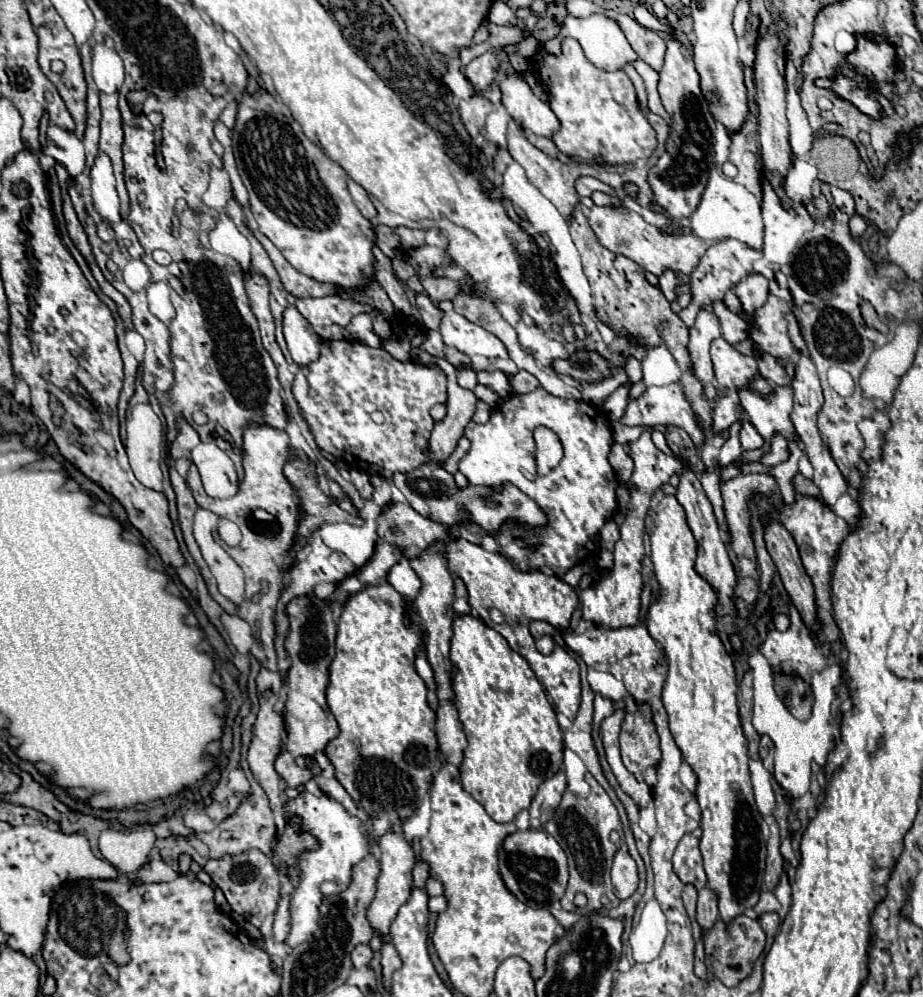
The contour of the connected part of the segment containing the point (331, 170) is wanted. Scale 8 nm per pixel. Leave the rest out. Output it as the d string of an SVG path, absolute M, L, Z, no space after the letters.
M263 92L259 98L245 94L243 102L239 102L237 124L231 132L231 142L241 180L249 192L253 218L257 220L259 230L283 252L287 262L317 282L329 282L351 290L369 286L375 274L373 246L377 236L373 224L363 218L363 214L353 204L347 190L345 170L325 156L325 152L303 134L289 108L267 92Z

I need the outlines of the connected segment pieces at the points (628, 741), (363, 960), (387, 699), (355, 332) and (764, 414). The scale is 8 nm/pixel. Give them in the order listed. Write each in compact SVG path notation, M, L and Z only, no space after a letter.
M629 700L627 706L631 706L631 710L627 710L621 726L623 764L639 782L647 782L649 770L655 772L661 760L659 738L655 734L649 706L639 706L635 700Z
M359 944L359 946L351 952L351 962L353 962L355 968L367 966L367 964L371 962L371 958L373 958L373 950L371 950L369 944Z
M389 582L355 592L339 616L335 658L329 666L327 704L339 724L339 734L325 746L325 756L335 768L335 778L351 798L361 804L369 818L375 818L375 828L369 836L383 836L387 830L401 826L403 818L411 818L431 788L433 768L439 766L435 712L427 704L425 684L413 666L415 650L421 644L421 626L405 628L403 614L405 600Z
M372 311L371 313L358 314L352 318L351 324L347 326L347 330L351 332L351 336L355 340L359 340L361 344L367 346L381 346L381 338L377 334L373 334L373 325L369 319L376 317L379 311Z
M777 386L773 394L759 396L749 390L739 392L741 406L749 414L749 420L763 436L765 442L771 442L775 434L783 436L785 440L801 442L795 432L795 426L789 418L793 408L793 388L791 386Z

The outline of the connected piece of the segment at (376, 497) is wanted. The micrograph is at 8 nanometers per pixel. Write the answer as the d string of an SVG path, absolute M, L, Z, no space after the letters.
M371 476L371 486L373 486L373 502L377 506L387 506L391 502L391 486L383 476Z

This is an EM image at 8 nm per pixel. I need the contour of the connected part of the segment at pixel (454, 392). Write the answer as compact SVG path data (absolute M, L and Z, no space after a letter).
M411 348L411 354L419 362L431 360L431 362L439 364L439 368L447 376L447 396L449 396L447 398L447 416L443 422L435 424L431 438L429 438L429 448L425 450L425 456L429 456L431 464L443 464L451 456L451 452L455 450L459 438L463 436L465 426L471 422L477 398L471 390L465 390L457 384L457 372L451 362L433 358L419 348Z

